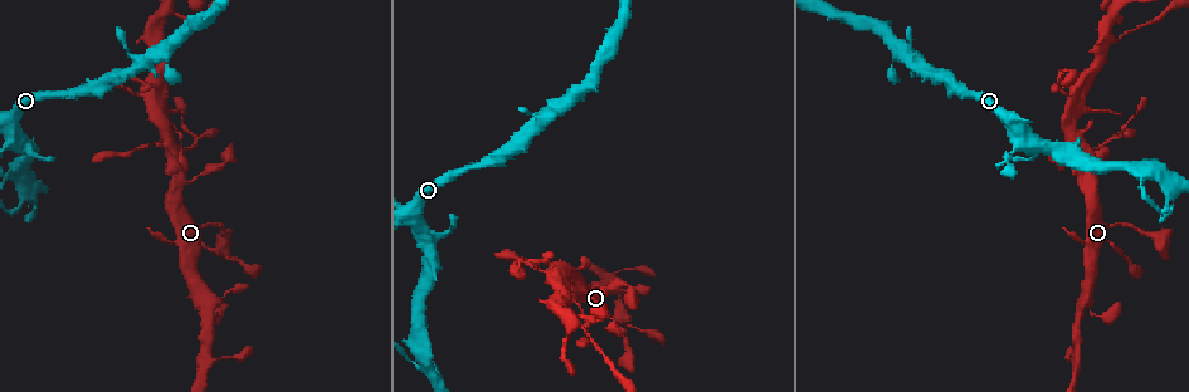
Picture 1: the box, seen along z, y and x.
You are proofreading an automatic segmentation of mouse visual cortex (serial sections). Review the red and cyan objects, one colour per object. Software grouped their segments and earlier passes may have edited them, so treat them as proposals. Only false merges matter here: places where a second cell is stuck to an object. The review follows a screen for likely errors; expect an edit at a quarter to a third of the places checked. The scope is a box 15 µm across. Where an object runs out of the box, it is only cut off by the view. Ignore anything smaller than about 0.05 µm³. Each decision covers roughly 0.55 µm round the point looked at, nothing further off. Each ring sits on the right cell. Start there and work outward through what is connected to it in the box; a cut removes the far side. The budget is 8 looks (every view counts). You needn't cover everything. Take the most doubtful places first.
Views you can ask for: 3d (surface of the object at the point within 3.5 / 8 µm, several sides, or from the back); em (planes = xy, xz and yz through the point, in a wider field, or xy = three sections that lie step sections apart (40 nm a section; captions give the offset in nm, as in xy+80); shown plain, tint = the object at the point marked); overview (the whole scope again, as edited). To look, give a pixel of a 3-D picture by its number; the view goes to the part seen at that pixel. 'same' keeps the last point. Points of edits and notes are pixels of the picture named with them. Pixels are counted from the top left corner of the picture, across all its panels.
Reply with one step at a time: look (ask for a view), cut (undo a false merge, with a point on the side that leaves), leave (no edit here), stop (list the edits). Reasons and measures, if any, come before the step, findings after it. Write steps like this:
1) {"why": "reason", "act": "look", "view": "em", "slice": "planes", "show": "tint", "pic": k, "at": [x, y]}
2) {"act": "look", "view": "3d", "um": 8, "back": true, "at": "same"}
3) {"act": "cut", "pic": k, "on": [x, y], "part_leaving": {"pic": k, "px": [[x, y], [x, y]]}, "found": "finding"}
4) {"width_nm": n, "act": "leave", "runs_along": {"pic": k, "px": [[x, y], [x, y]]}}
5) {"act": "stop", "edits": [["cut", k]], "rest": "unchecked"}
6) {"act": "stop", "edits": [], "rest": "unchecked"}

{"why": "three arms meet", "act": "look", "view": "3d", "um": 3.5, "pic": 1, "at": [196, 139]}

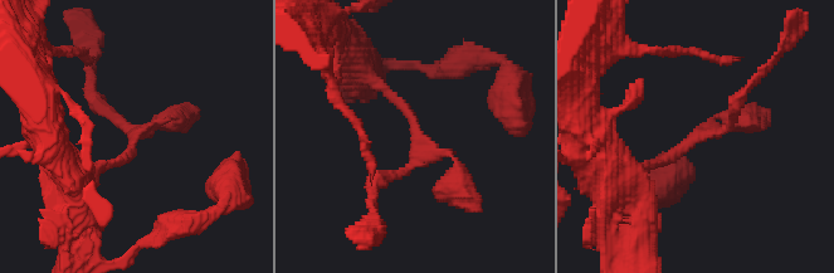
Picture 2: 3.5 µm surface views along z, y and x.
{"act": "look", "view": "em", "slice": "xy", "step": 5, "show": "tint", "pic": 2, "at": [136, 134]}

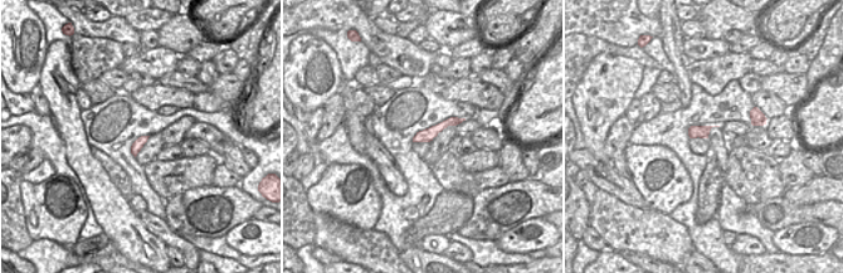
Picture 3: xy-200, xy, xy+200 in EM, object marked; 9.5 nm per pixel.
{"width_nm": 130, "act": "leave", "runs_along": {"pic": 2, "px": [[649, 167], [727, 128], [752, 83]]}, "found": "continuous, no second cell"}

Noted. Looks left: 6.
{"why": "looks like a crossing", "act": "look", "view": "3d", "um": 3.5, "back": true, "pic": 1, "at": [574, 273]}

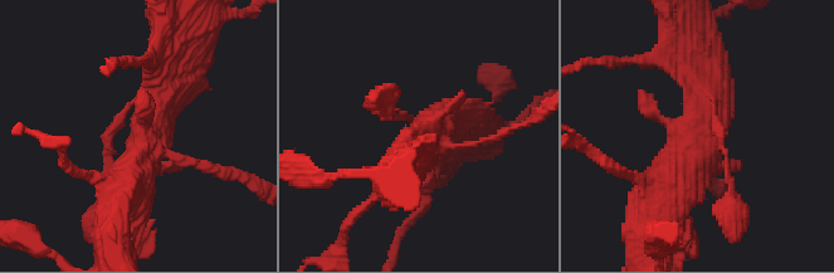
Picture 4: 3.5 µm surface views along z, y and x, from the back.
{"act": "look", "view": "em", "slice": "planes", "show": "tint", "pic": 4, "at": [699, 145]}

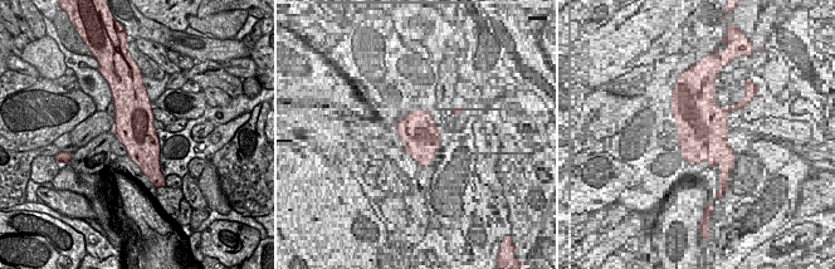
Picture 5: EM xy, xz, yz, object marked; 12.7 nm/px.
{"why": "cut it another way", "act": "look", "view": "em", "slice": "xy", "step": 2, "show": "tint", "at": "same"}

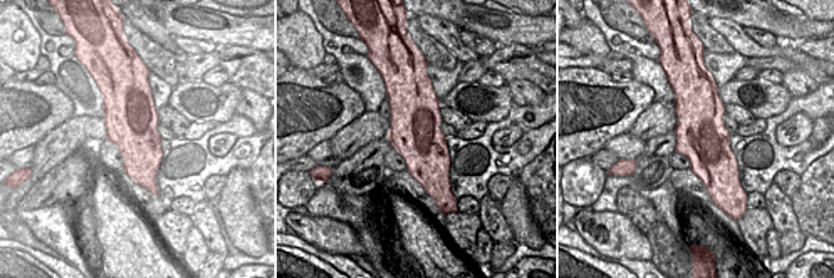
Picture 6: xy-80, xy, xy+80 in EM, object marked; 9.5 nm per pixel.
{"width_nm": 500, "act": "leave", "runs_along": {"pic": 4, "px": [[112, 209], [174, 71]]}, "found": "continuous, no second cell"}

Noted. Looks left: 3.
{"why": "sudden change in width", "act": "look", "view": "3d", "um": 3.5, "back": true, "pic": 1, "at": [7, 212]}

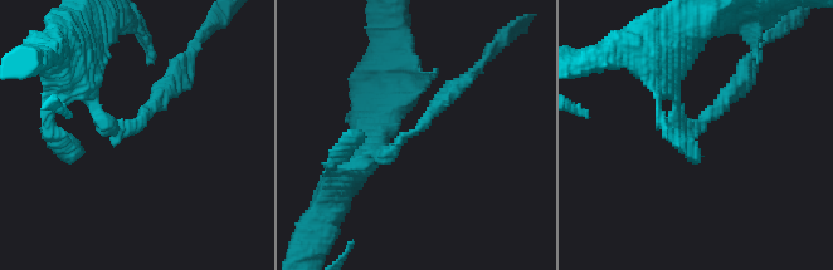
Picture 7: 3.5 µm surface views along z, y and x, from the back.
{"act": "cut", "pic": 7, "on": [707, 113], "part_leaving": {"pic": 7, "px": [[676, 104], [695, 128], [740, 82]]}, "found": "two cells meet here"}

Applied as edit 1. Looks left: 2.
{"act": "stop", "edits": [["cut", 7]], "rest": "unchecked"}

